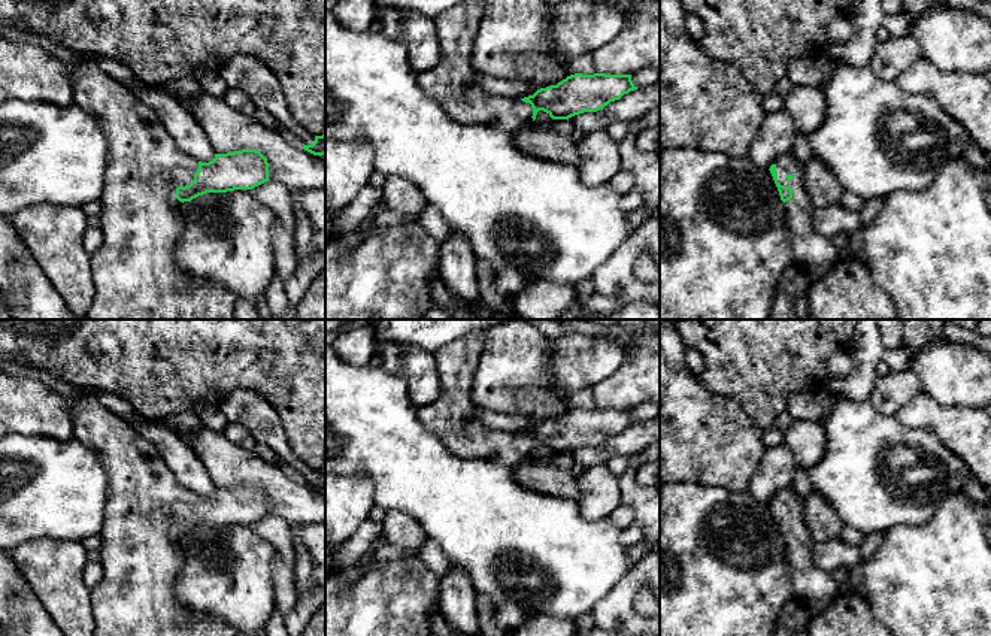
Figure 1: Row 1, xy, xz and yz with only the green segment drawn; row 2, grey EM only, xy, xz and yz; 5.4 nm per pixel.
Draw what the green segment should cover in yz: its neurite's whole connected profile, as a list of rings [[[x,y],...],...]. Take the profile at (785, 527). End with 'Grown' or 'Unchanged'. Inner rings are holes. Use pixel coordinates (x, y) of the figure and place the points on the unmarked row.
[[[793,485],[769,503],[785,537],[785,563],[793,585],[793,596],[781,612],[775,636],[794,636],[798,630],[806,630],[812,618],[824,612],[842,591],[831,573],[813,563],[813,540],[804,523],[803,503],[804,499]]]. Grown

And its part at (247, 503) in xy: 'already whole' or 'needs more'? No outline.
needs more

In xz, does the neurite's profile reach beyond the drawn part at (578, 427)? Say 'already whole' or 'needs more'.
needs more

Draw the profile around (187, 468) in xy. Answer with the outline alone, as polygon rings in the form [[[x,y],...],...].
[[[143,417],[131,425],[158,448],[164,463],[185,490],[201,497],[215,493],[216,487],[201,460],[175,431]]]

